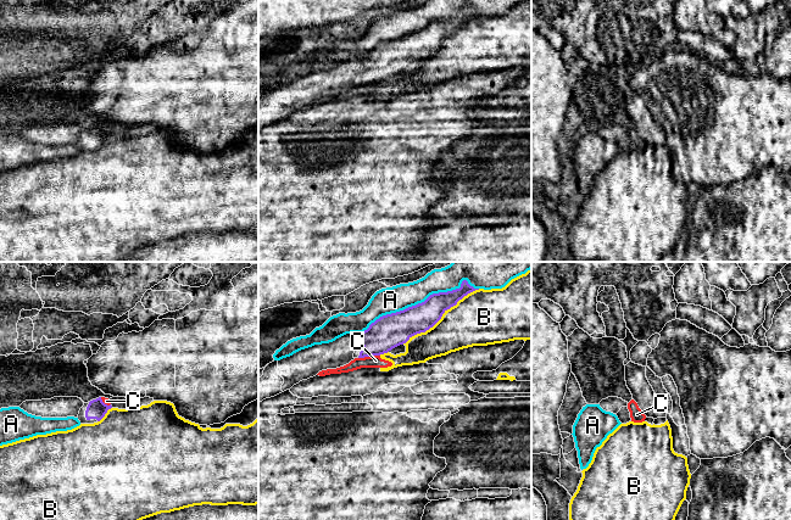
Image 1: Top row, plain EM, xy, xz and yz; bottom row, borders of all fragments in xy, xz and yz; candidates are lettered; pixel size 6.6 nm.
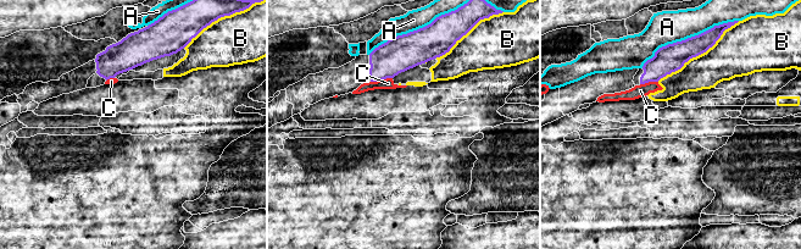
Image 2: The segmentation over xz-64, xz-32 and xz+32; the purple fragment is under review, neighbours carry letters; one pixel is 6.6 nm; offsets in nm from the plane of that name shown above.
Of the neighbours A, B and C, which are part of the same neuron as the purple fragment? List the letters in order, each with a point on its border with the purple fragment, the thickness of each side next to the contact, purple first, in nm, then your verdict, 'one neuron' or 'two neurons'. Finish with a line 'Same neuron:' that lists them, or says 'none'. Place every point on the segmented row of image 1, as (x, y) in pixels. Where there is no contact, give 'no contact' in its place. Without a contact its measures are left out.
A: xz (422, 302) | 220/170 nm | two neurons
B: xz (441, 316) | 190/360 nm | two neurons
C: xz (368, 356) | 220/80 nm | two neurons
Same neuron: none

